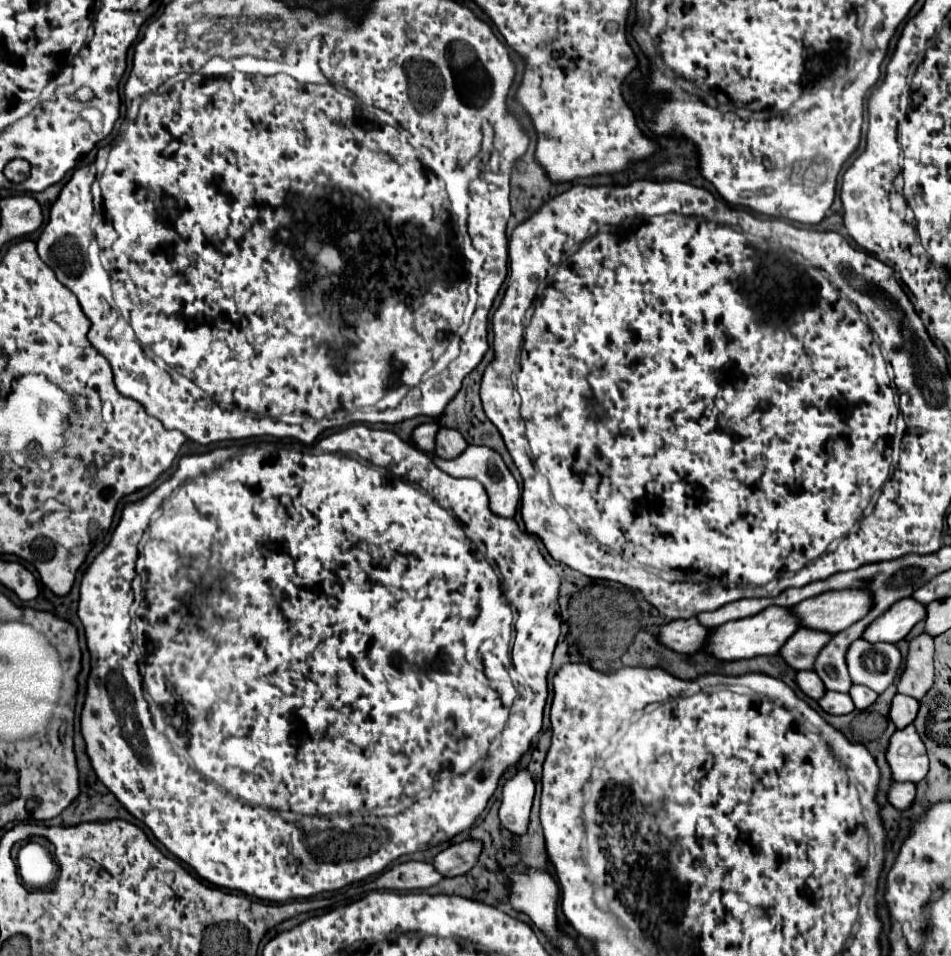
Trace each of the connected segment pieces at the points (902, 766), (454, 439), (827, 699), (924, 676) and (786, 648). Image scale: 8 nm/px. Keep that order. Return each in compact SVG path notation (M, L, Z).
M913 725L893 733L887 749L887 761L895 781L919 783L925 777L929 771L929 759L925 745Z
M445 427L439 429L435 453L441 459L455 459L465 451L465 447L467 447L467 441L461 437L461 433L457 433L457 429L445 429Z
M827 691L819 699L819 705L823 711L827 711L831 715L847 715L855 709L849 693L837 693L837 691Z
M923 633L915 637L909 645L907 665L897 685L897 691L923 699L925 693L933 687L933 637Z
M801 627L789 641L781 647L781 657L793 669L813 669L817 653L833 639L833 633Z

